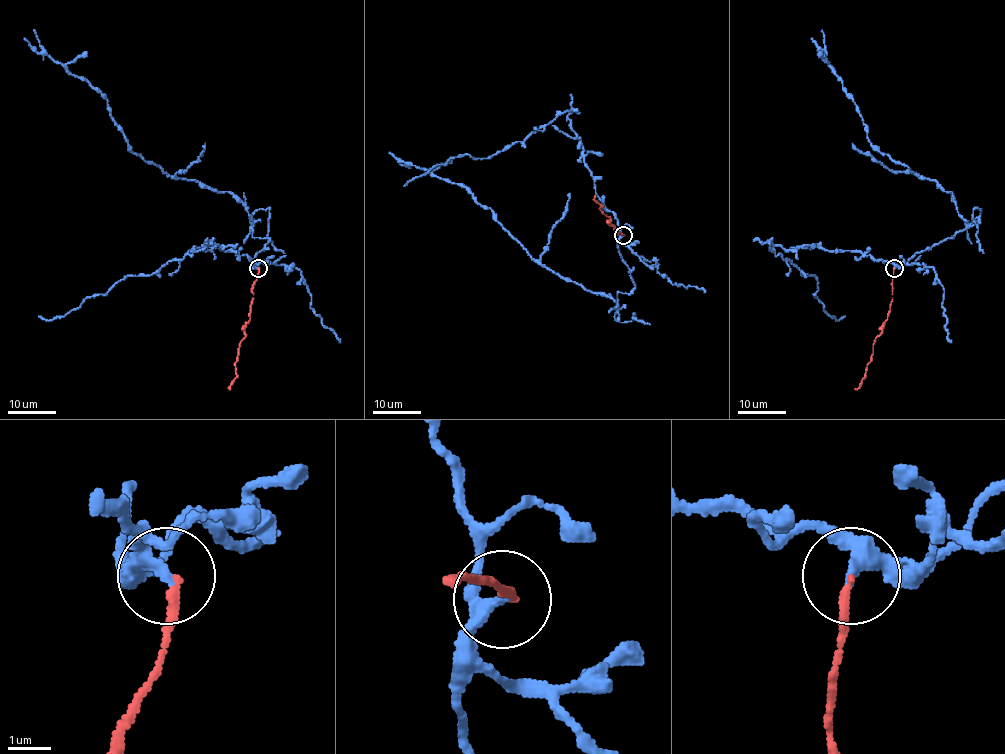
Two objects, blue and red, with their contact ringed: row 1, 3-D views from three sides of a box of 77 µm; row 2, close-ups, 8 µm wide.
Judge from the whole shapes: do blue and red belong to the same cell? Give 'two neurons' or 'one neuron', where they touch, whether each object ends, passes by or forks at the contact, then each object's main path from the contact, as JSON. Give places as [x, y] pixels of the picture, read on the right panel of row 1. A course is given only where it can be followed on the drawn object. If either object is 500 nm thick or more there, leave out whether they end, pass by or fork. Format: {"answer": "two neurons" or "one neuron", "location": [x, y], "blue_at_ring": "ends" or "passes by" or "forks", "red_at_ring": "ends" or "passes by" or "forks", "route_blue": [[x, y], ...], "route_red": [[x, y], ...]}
{"answer": "two neurons", "location": [894, 268], "blue_at_ring": "passes by", "red_at_ring": "ends", "route_blue": [[894, 267], [952, 238], [966, 228], [965, 219], [951, 191], [878, 150], [853, 100], [812, 38]], "route_red": [[894, 267], [887, 319], [873, 345], [872, 360], [867, 365], [864, 377], [855, 389]]}

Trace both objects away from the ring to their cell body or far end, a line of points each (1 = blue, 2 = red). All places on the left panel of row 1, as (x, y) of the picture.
1: (258, 267), (253, 258), (270, 240), (252, 236), (247, 208), (148, 164), (107, 100), (24, 38)
2: (258, 267), (250, 319), (239, 345), (236, 377), (230, 389)

